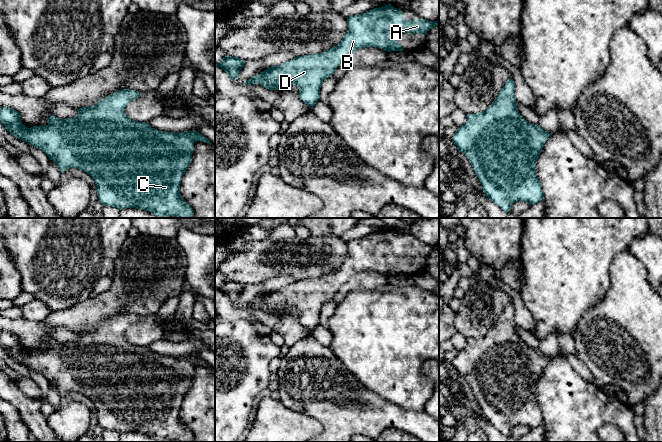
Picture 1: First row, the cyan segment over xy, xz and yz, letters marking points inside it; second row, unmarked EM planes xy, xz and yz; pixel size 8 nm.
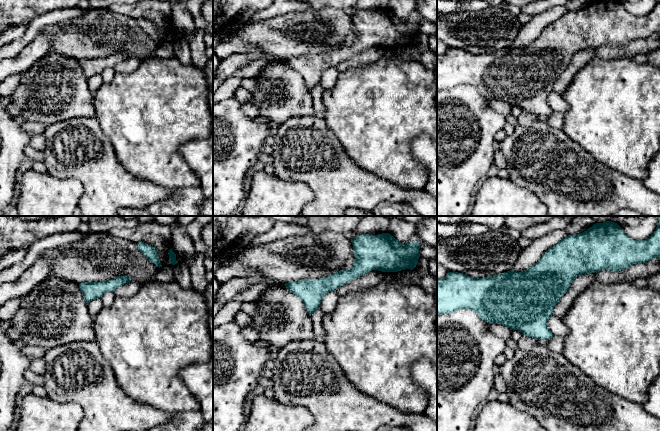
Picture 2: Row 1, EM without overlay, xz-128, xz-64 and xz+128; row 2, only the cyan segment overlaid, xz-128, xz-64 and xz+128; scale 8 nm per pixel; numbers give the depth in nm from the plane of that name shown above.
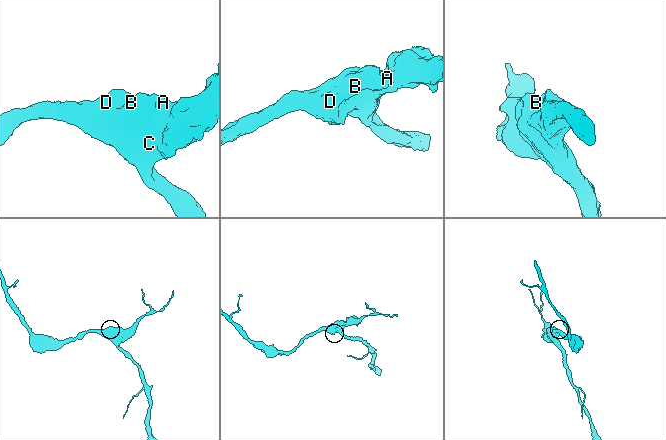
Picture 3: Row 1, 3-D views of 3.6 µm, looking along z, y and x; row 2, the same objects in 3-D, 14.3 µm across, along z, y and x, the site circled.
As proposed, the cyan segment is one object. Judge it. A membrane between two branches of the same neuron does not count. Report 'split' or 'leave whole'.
leave whole

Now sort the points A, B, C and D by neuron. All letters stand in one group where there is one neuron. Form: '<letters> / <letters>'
A B C D

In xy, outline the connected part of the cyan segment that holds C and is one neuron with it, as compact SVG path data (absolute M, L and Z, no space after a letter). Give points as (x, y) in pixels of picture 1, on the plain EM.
M117 314L92 331L76 333L76 341L61 343L51 339L47 349L31 352L21 346L19 336L1 331L0 345L10 358L45 376L61 397L78 392L89 398L104 430L142 433L158 442L192 442L193 432L181 421L180 408L192 385L194 367L211 366L196 355L166 356L130 343L125 332L140 319L136 314Z

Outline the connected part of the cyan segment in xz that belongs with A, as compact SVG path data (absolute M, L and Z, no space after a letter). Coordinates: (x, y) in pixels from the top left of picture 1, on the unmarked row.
M391 228L371 233L363 238L347 242L348 257L341 266L319 278L297 280L280 289L269 291L255 301L246 304L244 309L259 308L268 314L282 314L289 307L299 313L300 323L311 333L320 323L323 305L333 299L338 289L354 275L365 271L377 271L387 276L403 275L396 260L404 256L426 257L439 244L404 244L403 235Z

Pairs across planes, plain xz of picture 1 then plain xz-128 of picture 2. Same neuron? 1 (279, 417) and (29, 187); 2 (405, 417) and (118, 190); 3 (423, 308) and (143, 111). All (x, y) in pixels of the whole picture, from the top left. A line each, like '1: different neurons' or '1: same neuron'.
1: same neuron
2: same neuron
3: same neuron

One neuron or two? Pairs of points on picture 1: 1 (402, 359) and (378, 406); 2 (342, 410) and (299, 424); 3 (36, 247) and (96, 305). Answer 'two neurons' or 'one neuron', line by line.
1: two neurons
2: two neurons
3: two neurons

